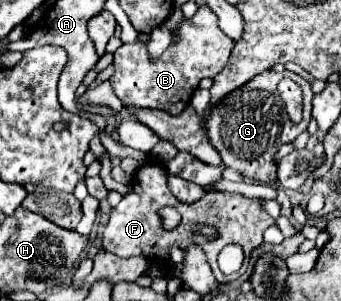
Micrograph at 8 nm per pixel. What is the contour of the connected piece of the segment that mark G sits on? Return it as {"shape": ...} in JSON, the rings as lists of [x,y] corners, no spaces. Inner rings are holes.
{"shape":[[[267,70],[263,74],[257,74],[245,86],[239,86],[237,90],[229,92],[225,98],[221,98],[207,114],[207,140],[209,144],[219,152],[223,166],[235,168],[247,178],[259,180],[259,182],[277,182],[277,164],[275,154],[285,142],[293,142],[309,124],[311,118],[311,84],[297,76],[295,72],[273,72]],[[281,78],[295,80],[303,90],[303,118],[299,124],[291,122],[285,104],[279,96],[277,84]]]}

